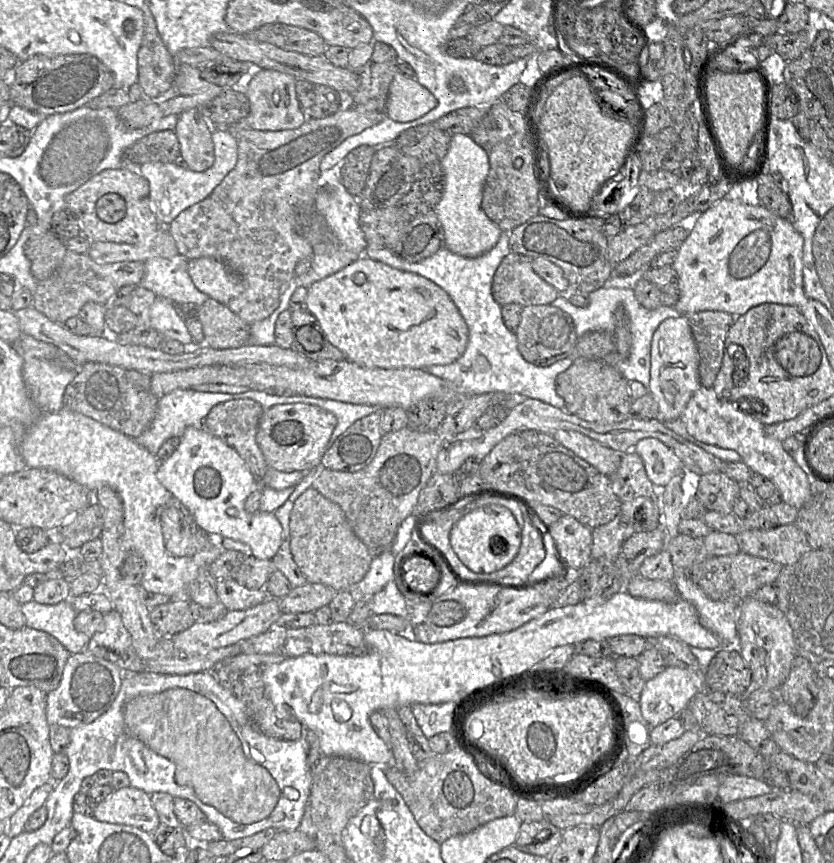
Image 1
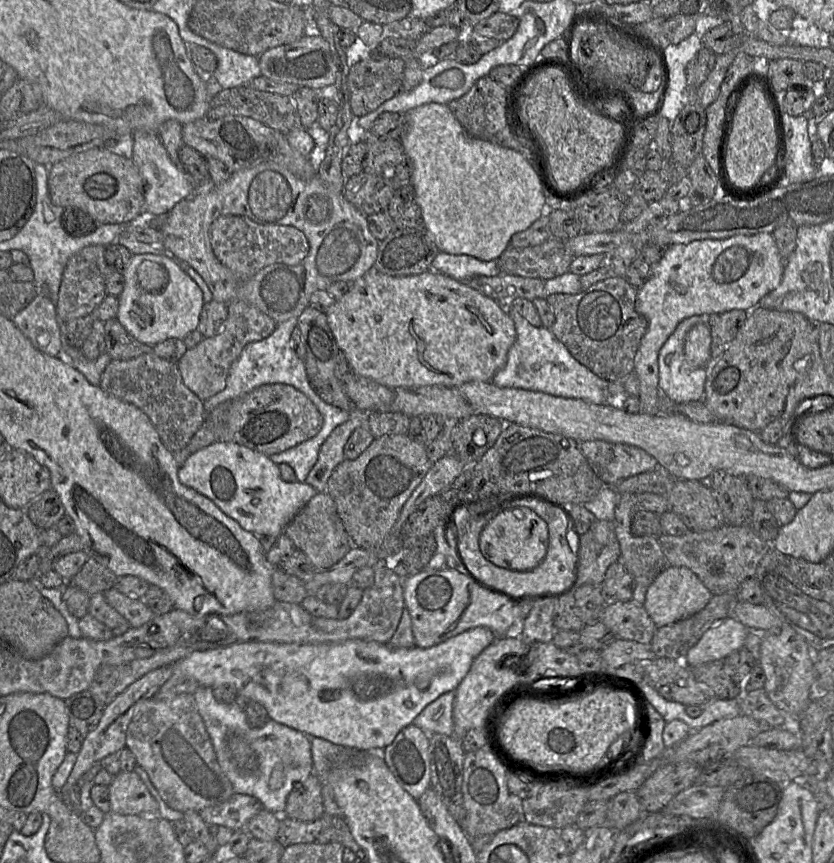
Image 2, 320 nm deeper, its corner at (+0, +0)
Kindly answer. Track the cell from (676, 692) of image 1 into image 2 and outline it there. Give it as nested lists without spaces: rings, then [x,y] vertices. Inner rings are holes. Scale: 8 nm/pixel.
[[[727,617],[708,629],[682,660],[689,668],[726,657],[744,647],[750,629]]]

